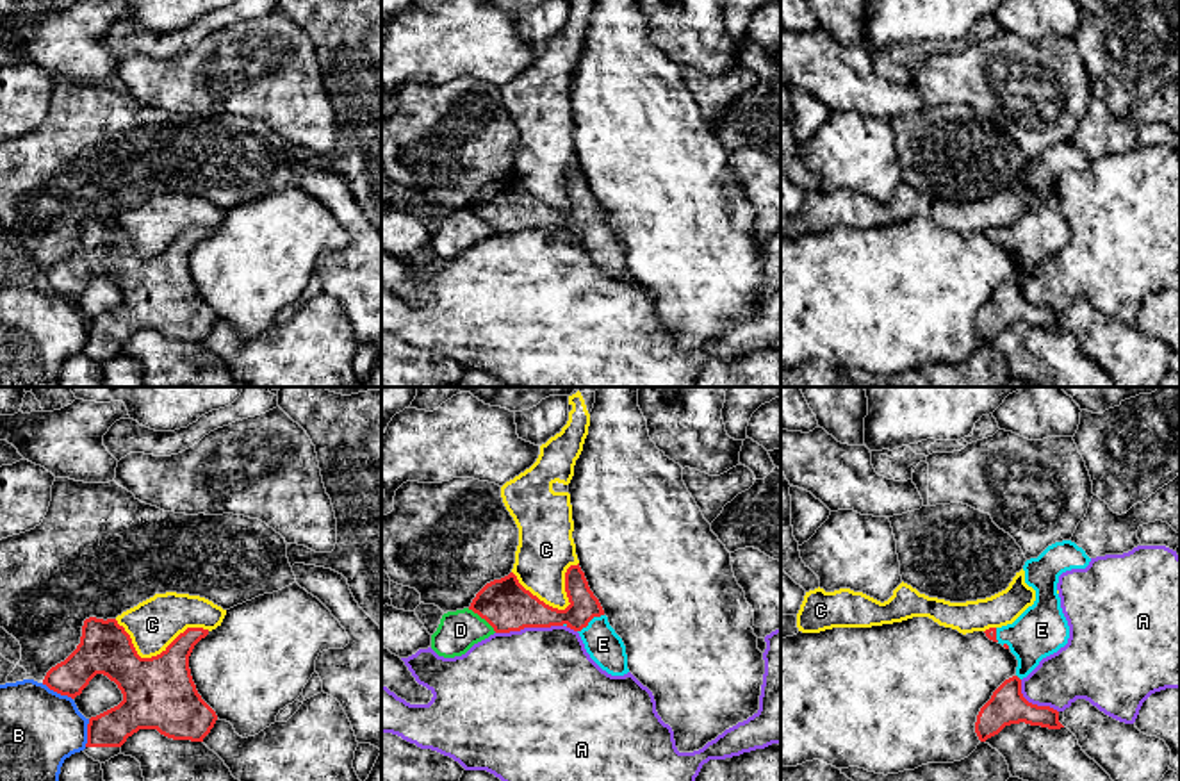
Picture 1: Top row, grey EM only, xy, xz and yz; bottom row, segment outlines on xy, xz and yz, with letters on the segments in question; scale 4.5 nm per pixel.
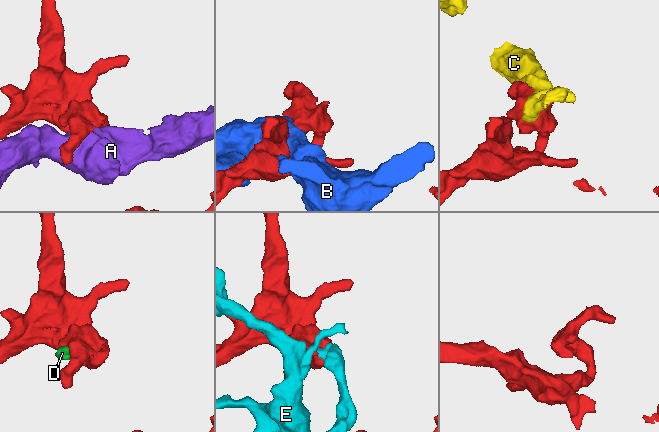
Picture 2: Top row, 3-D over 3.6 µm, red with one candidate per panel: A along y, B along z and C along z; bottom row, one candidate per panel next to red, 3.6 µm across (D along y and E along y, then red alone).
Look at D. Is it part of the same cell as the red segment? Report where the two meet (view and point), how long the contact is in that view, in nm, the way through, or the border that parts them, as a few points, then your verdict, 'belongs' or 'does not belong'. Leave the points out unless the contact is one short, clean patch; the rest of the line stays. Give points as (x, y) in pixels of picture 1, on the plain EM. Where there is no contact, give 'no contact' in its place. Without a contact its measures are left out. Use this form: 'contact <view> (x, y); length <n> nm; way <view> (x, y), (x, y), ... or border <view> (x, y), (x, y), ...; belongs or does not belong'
contact xz (482, 218); length 170 nm; border xz (467, 209), (476, 213), (496, 232); does not belong

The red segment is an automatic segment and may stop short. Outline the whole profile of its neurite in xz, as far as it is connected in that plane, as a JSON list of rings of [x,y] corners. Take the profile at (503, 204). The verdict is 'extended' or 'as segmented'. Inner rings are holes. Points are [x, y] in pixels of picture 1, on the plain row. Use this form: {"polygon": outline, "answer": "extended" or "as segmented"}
{"polygon": [[[579,164],[567,169],[565,193],[570,205],[565,210],[553,209],[526,191],[510,173],[487,184],[472,200],[469,210],[485,219],[496,234],[567,226],[579,234],[586,253],[602,271],[611,276],[627,275],[626,246],[610,226]]], "answer": "extended"}

